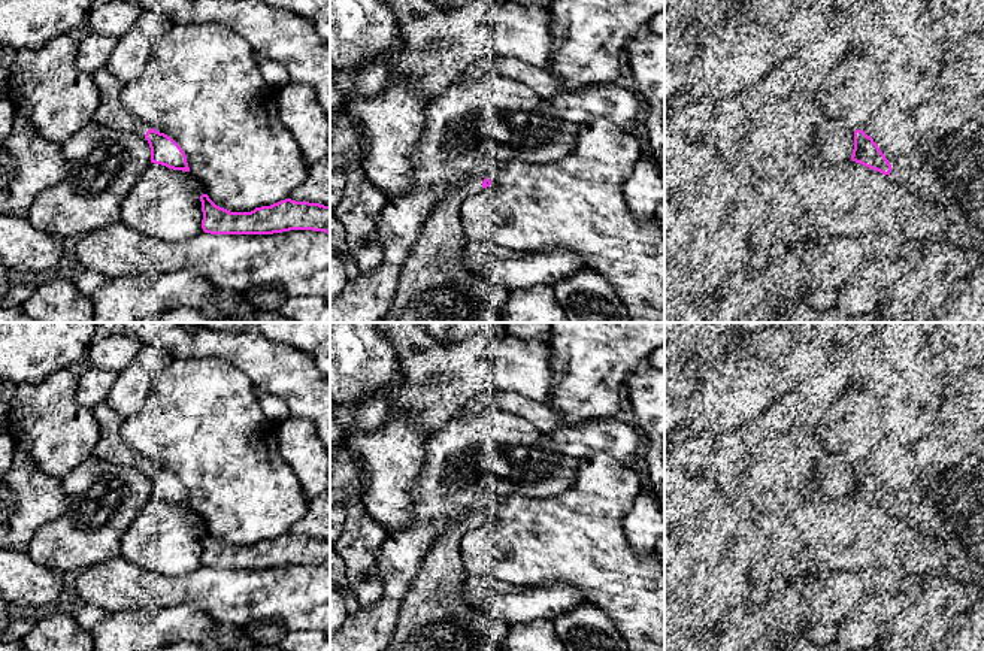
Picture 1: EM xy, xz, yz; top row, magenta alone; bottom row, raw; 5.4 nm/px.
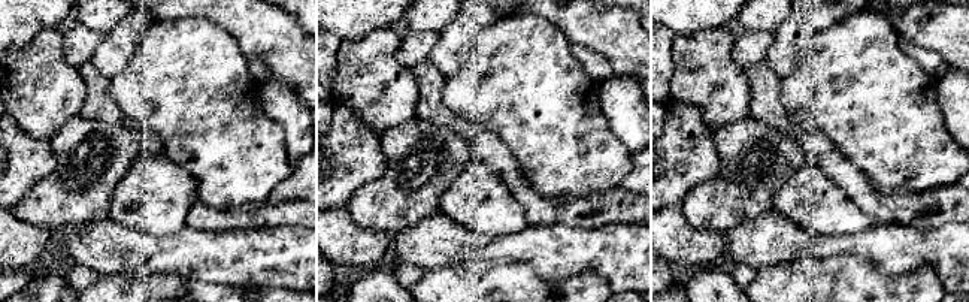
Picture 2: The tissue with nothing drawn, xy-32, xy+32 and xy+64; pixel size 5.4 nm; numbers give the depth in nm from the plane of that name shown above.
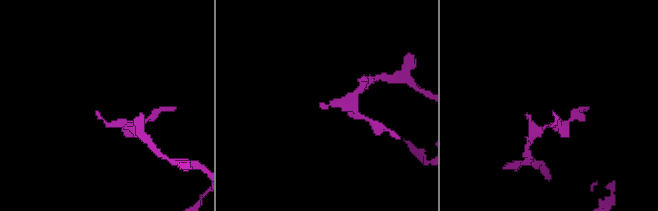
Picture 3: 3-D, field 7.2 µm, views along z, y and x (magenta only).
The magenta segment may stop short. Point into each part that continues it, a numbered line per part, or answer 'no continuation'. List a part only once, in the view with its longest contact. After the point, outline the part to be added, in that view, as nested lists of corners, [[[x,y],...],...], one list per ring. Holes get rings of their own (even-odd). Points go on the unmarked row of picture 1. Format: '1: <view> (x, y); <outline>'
1: yz (941, 506); [[[965,454],[948,470],[932,478],[920,476],[909,493],[891,499],[890,512],[933,539],[956,539],[966,527],[984,524],[984,458]]]

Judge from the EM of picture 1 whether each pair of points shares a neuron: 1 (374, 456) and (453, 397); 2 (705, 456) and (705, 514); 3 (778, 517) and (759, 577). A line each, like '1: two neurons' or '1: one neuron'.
1: two neurons
2: two neurons
3: two neurons

